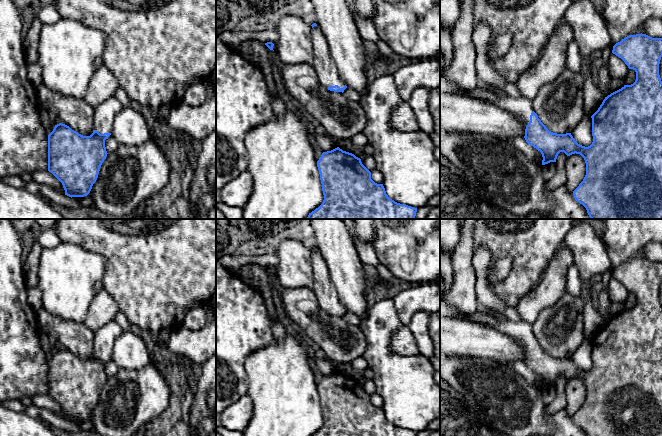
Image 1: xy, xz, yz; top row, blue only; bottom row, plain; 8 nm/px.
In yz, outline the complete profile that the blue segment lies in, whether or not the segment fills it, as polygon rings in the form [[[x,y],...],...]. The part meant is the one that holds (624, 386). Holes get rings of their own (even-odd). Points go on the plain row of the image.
[[[642,257],[629,259],[613,270],[612,277],[636,296],[636,304],[633,308],[624,309],[605,321],[598,334],[591,340],[593,366],[588,371],[578,368],[571,357],[557,358],[549,355],[534,336],[532,325],[523,320],[511,321],[493,311],[482,309],[467,316],[465,320],[492,327],[525,348],[524,362],[528,368],[541,376],[542,389],[556,386],[560,376],[567,380],[580,378],[586,387],[586,399],[573,415],[573,419],[587,436],[662,436],[662,305],[659,299],[662,262],[652,262]]]

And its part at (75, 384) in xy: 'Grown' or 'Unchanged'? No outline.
Grown

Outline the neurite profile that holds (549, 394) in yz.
[[[550,386],[548,388],[543,389],[542,396],[543,401],[546,405],[550,404],[556,397],[556,386]]]

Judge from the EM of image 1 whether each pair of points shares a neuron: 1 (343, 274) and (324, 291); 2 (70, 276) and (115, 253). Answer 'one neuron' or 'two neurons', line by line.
1: two neurons
2: two neurons

